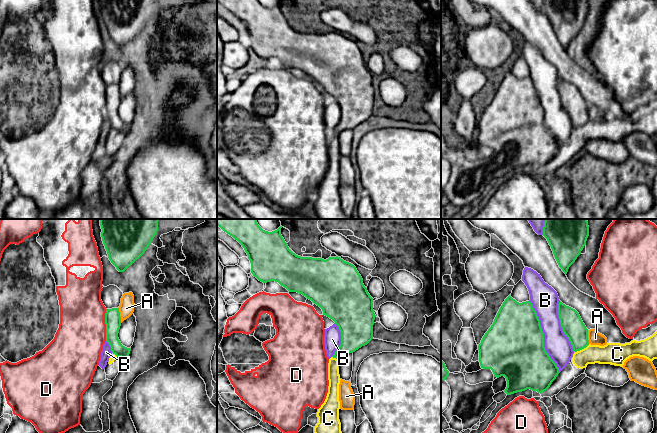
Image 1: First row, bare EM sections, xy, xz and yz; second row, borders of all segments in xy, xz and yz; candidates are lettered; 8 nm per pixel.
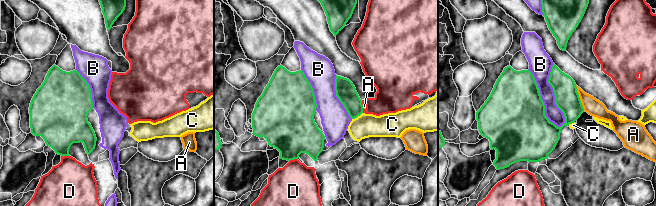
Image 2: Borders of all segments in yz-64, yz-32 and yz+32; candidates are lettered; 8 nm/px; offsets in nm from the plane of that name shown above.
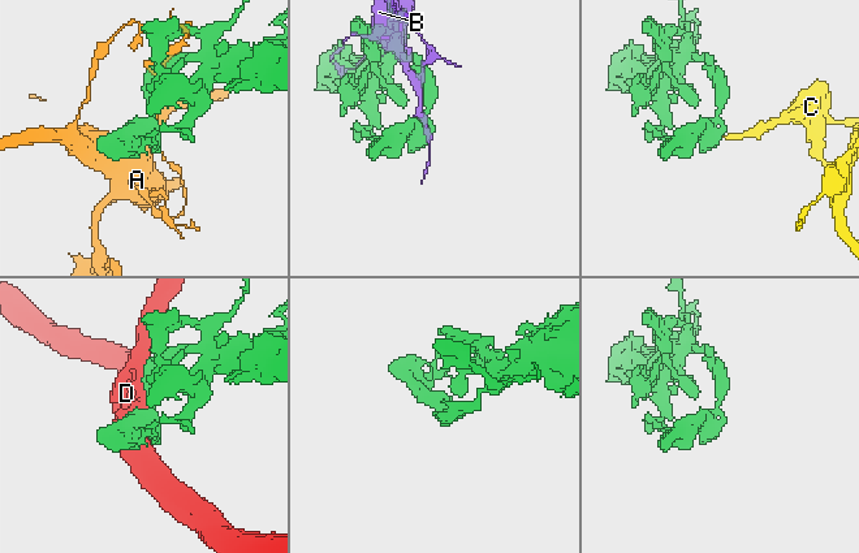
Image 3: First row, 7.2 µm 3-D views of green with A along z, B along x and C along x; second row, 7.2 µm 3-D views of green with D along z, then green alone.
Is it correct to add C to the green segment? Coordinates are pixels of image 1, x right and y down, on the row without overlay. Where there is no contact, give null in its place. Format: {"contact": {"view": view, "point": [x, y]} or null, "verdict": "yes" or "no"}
{"contact": {"view": "yz", "point": [582, 124]}, "verdict": "no"}

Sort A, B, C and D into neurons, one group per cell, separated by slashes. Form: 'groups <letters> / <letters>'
groups A / B / C / D

